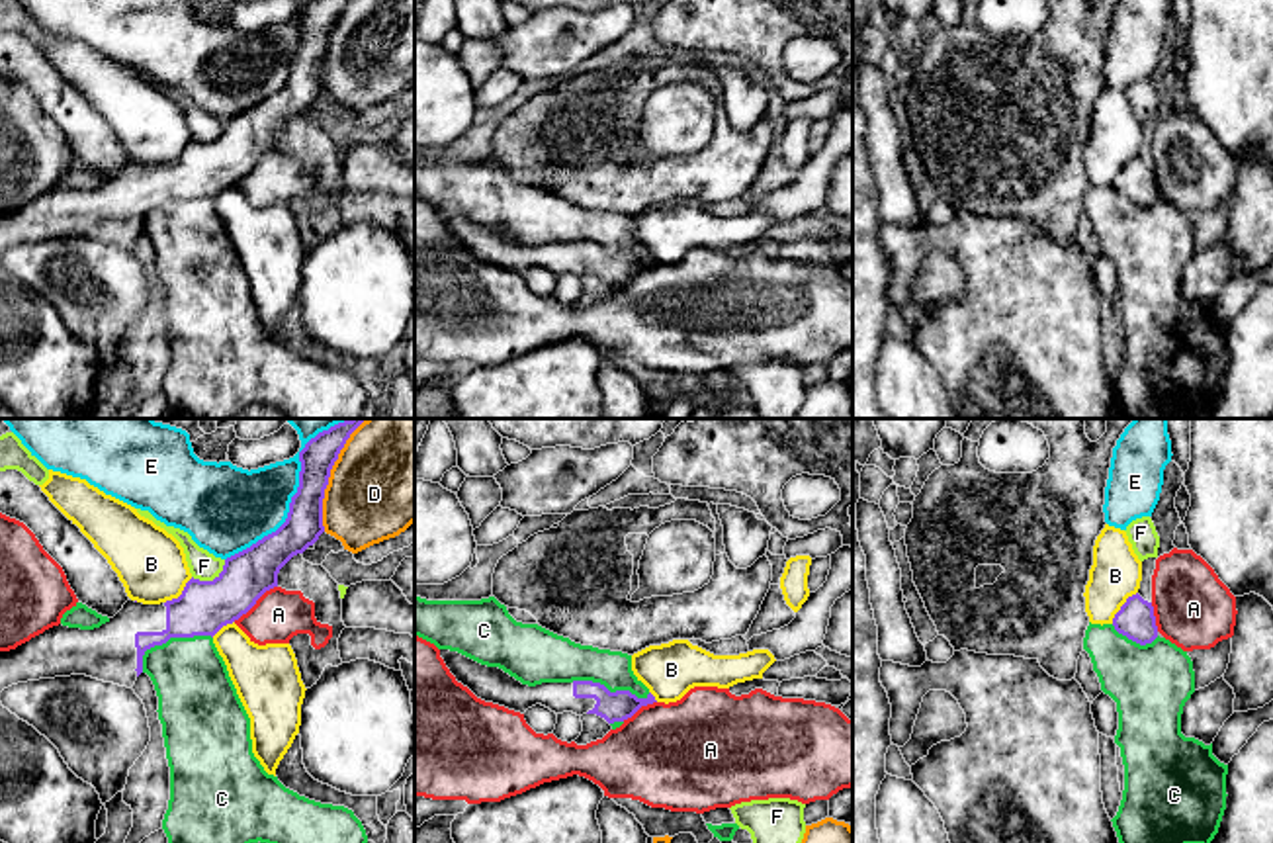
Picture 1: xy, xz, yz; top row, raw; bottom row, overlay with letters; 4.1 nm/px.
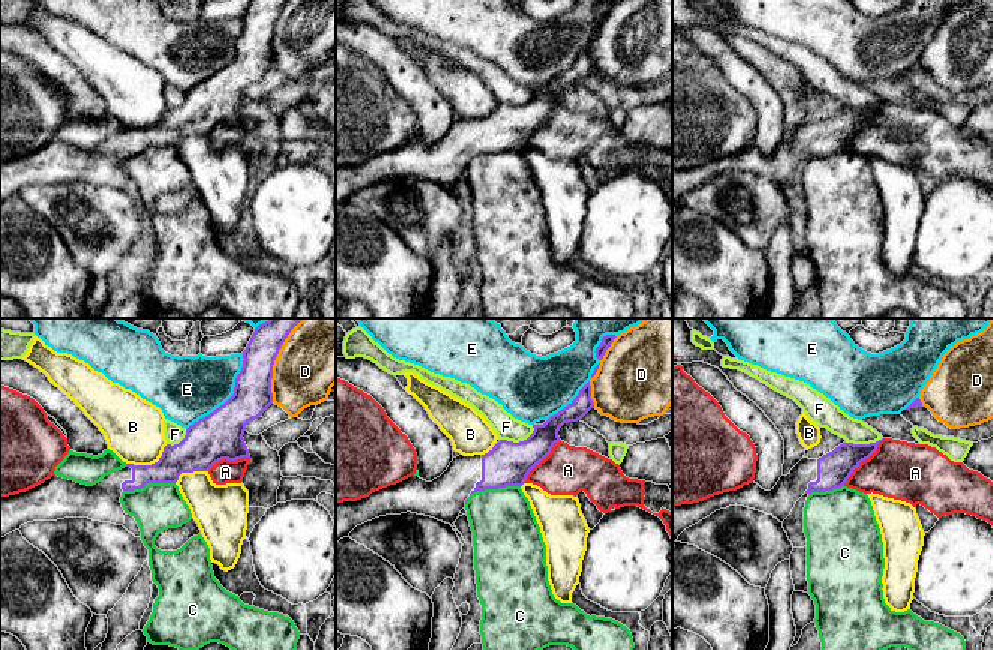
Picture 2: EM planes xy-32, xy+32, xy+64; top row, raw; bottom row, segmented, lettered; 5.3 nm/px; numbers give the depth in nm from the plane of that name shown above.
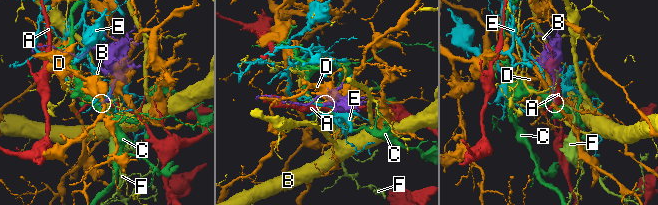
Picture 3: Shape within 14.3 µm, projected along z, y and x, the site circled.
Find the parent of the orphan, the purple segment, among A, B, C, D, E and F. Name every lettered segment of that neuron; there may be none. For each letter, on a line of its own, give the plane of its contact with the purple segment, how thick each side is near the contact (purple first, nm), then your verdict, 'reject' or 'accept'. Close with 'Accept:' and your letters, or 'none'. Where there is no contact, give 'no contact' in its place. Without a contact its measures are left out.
A: xy | 220/220 nm | reject
B: yz | 150/200 nm | reject
C: xy | 220/300 nm | reject
D: xy | 160/400 nm | reject
E: xy | 160/340 nm | reject
F: xy | 220/120 nm | reject
Accept: none

